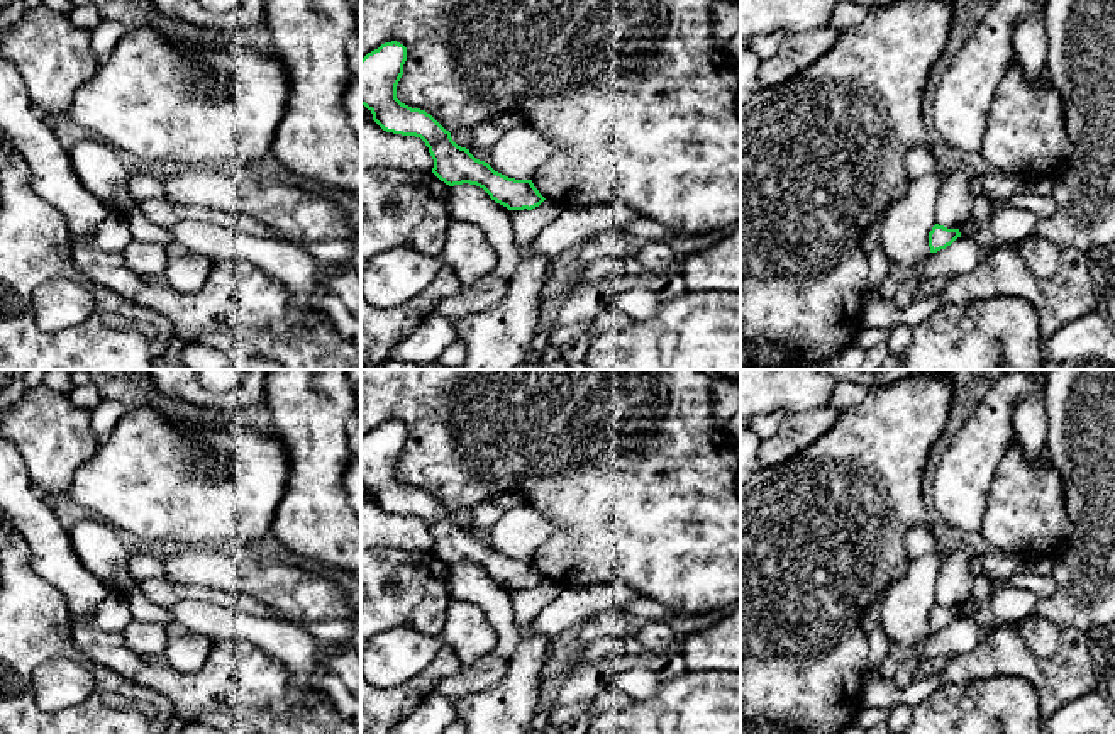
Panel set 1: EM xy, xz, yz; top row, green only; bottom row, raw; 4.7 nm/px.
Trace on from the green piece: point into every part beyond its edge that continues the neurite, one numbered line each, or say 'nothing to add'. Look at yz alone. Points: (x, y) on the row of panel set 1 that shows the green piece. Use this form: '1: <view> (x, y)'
nothing to add

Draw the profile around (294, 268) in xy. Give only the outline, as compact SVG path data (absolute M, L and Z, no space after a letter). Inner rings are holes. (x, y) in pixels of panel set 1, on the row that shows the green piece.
M183 220L169 229L171 237L193 254L212 263L244 259L280 283L291 303L313 309L313 290L327 283L327 268L303 247L246 234L237 224L222 227L200 220Z

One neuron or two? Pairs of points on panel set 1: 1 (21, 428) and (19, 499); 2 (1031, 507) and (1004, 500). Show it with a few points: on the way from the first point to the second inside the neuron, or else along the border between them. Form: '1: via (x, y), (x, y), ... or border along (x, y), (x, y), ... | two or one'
1: border along (17, 450), (29, 480), (38, 489) | two
2: via (1024, 506), (1019, 500), (1010, 500) | one

